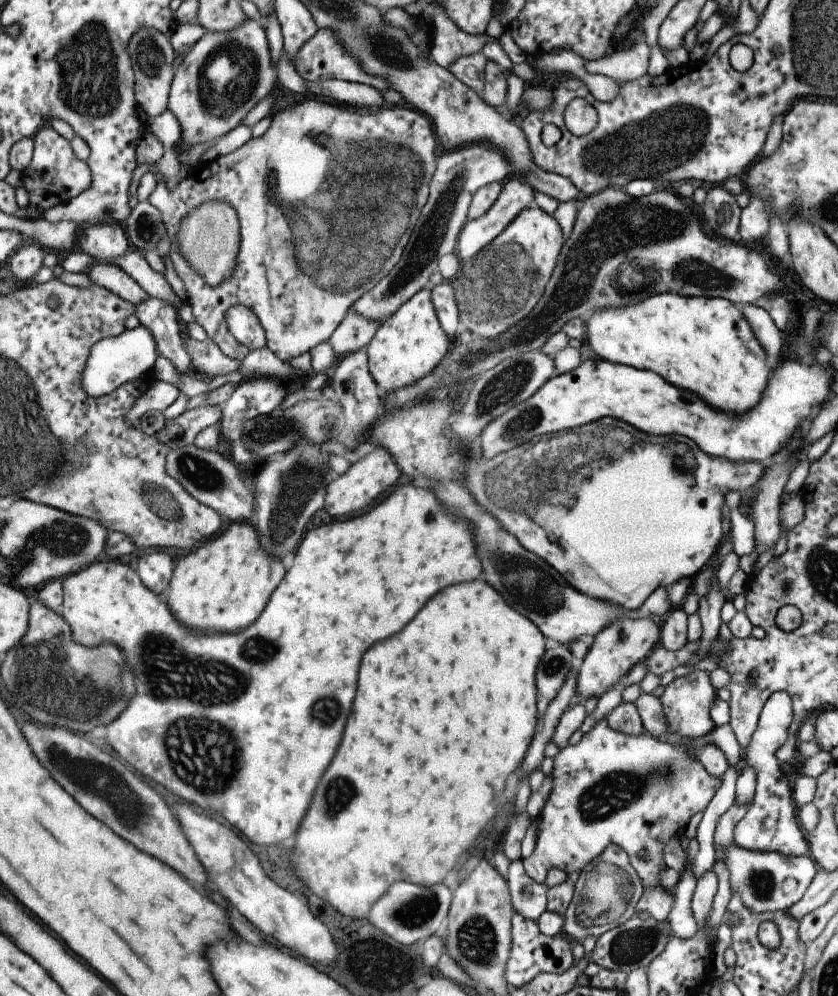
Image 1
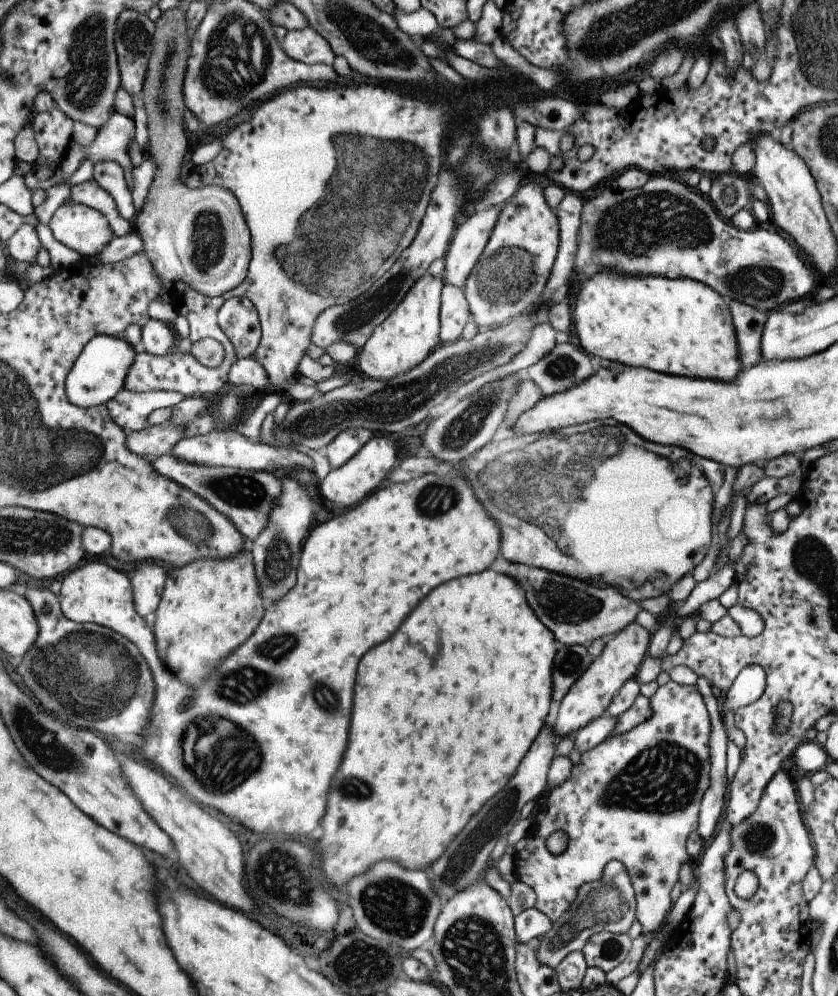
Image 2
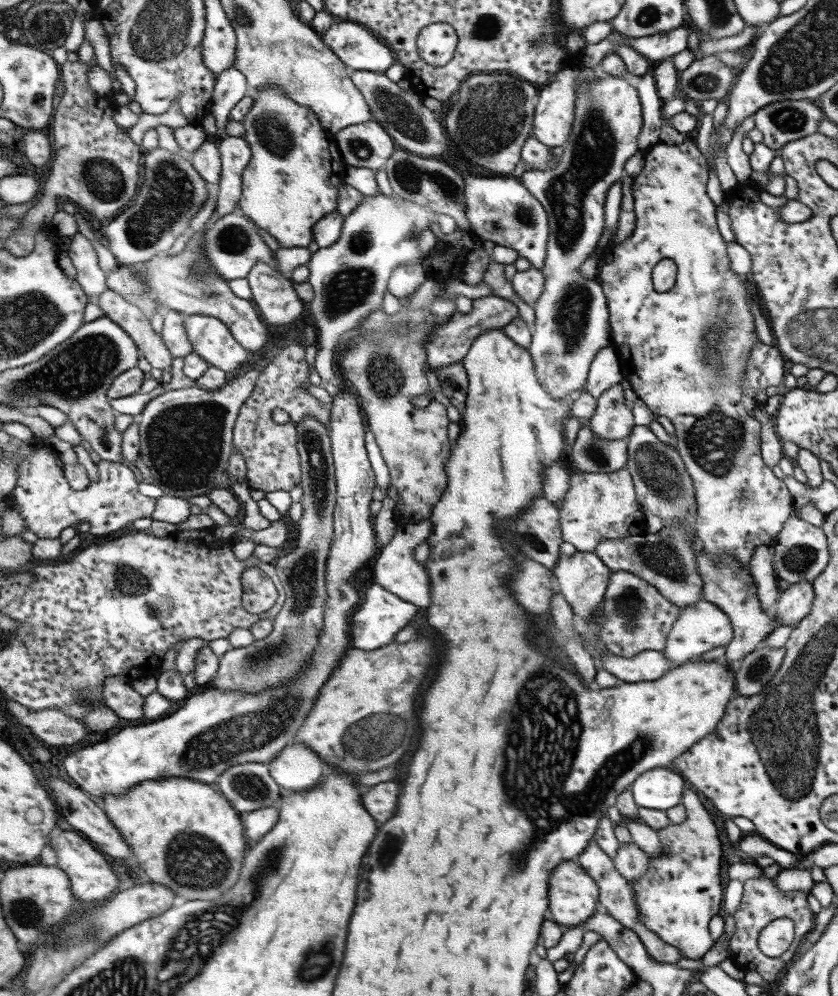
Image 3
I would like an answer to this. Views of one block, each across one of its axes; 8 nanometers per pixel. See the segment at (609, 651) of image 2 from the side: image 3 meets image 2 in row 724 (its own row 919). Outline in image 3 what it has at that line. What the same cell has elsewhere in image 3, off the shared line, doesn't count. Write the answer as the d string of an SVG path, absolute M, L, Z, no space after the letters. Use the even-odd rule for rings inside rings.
M573 860L561 862L549 878L549 912L559 926L583 926L599 902L597 882Z

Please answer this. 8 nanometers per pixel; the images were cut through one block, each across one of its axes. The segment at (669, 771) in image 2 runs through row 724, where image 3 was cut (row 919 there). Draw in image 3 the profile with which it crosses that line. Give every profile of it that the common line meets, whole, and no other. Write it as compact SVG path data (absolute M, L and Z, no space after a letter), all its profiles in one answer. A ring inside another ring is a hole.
M683 790L681 806L685 808L685 820L657 832L657 840L663 848L661 856L649 858L647 872L627 884L633 890L639 920L655 932L659 940L675 946L683 958L701 960L715 942L709 934L709 920L721 914L723 908L719 880L721 844L717 828L695 792Z

